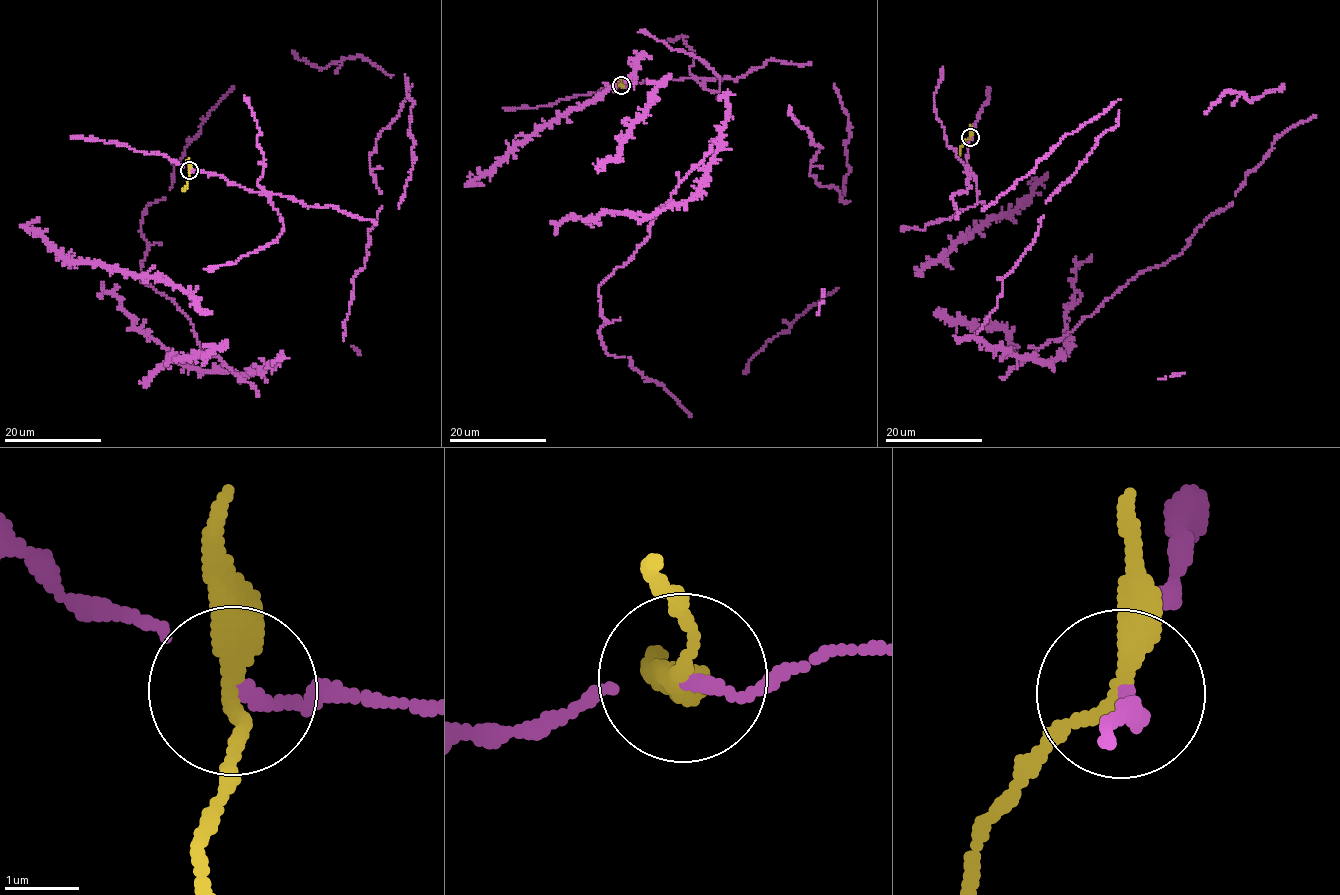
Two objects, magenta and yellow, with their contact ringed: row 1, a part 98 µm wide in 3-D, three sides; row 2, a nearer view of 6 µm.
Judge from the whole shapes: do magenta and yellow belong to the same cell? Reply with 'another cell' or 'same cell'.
another cell

